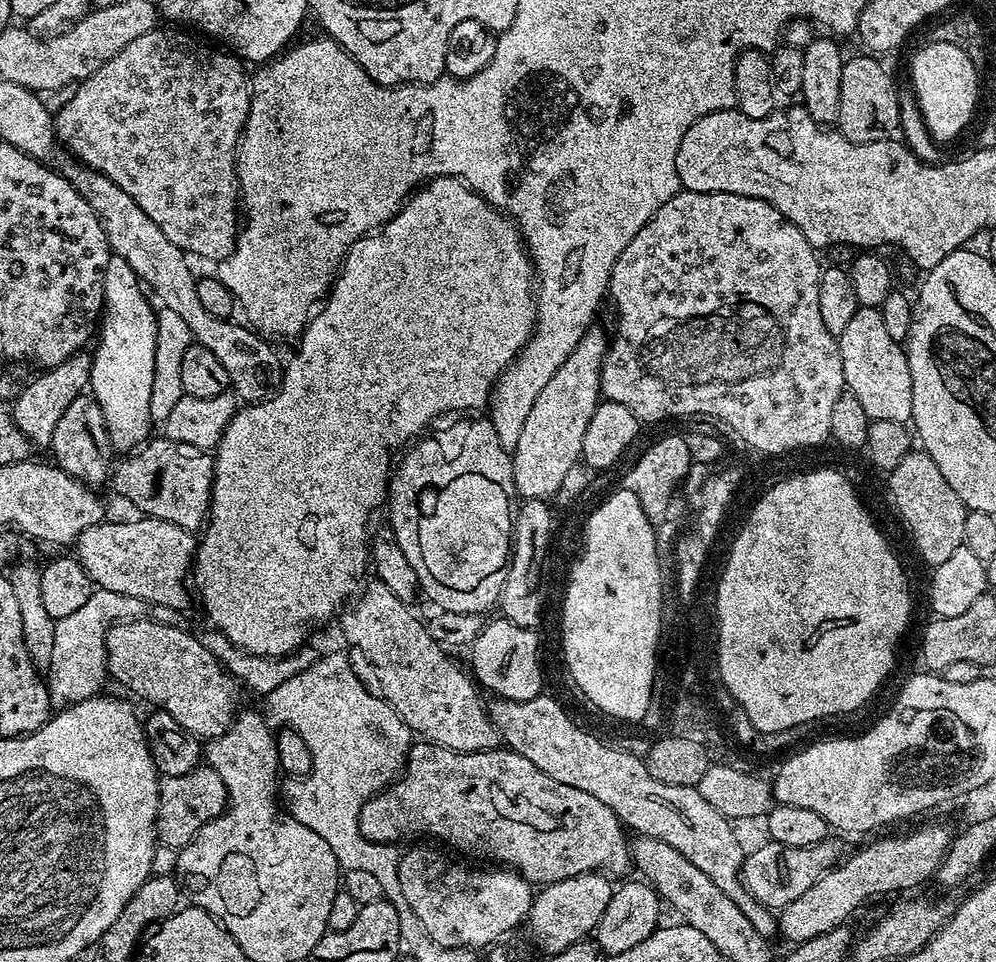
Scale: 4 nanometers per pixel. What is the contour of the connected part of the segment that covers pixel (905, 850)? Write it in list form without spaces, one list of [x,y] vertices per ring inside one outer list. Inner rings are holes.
[[[924,824],[913,832],[904,832],[901,836],[884,836],[881,840],[872,840],[865,848],[857,850],[853,856],[845,855],[835,868],[829,870],[802,898],[794,898],[778,912],[778,932],[795,946],[826,930],[847,925],[848,919],[875,896],[884,896],[887,892],[904,894],[907,888],[916,888],[919,884],[931,881],[942,858],[948,853],[950,832],[940,824]]]

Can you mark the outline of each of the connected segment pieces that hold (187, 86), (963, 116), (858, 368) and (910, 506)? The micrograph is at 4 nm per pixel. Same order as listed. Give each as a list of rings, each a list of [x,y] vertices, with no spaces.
[[[157,26],[151,32],[142,34],[142,38],[134,38],[134,42],[126,46],[126,50],[114,54],[114,58],[110,58],[102,67],[94,70],[94,74],[77,83],[74,98],[62,106],[60,112],[55,113],[56,139],[85,168],[93,168],[95,172],[102,173],[118,186],[122,186],[122,190],[126,190],[126,194],[130,194],[130,198],[134,198],[134,202],[138,202],[138,206],[142,206],[142,210],[146,210],[146,214],[150,214],[150,218],[158,222],[158,230],[162,230],[162,234],[166,234],[166,238],[170,238],[174,246],[178,246],[185,254],[191,254],[193,257],[196,255],[204,260],[219,262],[236,249],[236,237],[242,227],[240,181],[236,179],[236,149],[240,147],[240,137],[244,135],[252,101],[250,76],[249,73],[244,73],[245,61],[231,51],[219,52],[218,49],[203,44],[208,42],[197,38],[191,31],[177,30],[172,26],[164,27],[168,28]]]
[[[928,42],[912,60],[910,85],[916,94],[921,116],[929,133],[937,142],[952,140],[972,120],[976,99],[980,96],[980,80],[976,77],[977,61],[970,59],[958,46],[946,42]]]
[[[879,308],[856,309],[854,318],[838,338],[842,354],[844,387],[858,398],[869,421],[881,420],[907,425],[912,419],[912,387],[908,353],[901,341],[890,338]]]
[[[913,450],[887,473],[888,492],[892,495],[892,504],[898,515],[904,519],[912,540],[916,543],[916,552],[928,563],[935,566],[946,562],[954,550],[964,543],[962,529],[966,527],[966,514],[962,498],[954,494],[950,482],[942,478],[942,470],[934,466],[934,458],[930,458],[923,450]]]

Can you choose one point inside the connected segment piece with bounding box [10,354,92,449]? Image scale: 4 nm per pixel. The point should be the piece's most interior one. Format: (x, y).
(36, 408)

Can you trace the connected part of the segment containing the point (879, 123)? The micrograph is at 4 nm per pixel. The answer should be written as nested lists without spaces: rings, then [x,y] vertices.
[[[872,54],[849,55],[842,66],[842,87],[838,89],[838,118],[835,127],[850,142],[869,144],[891,140],[900,132],[897,81]]]

